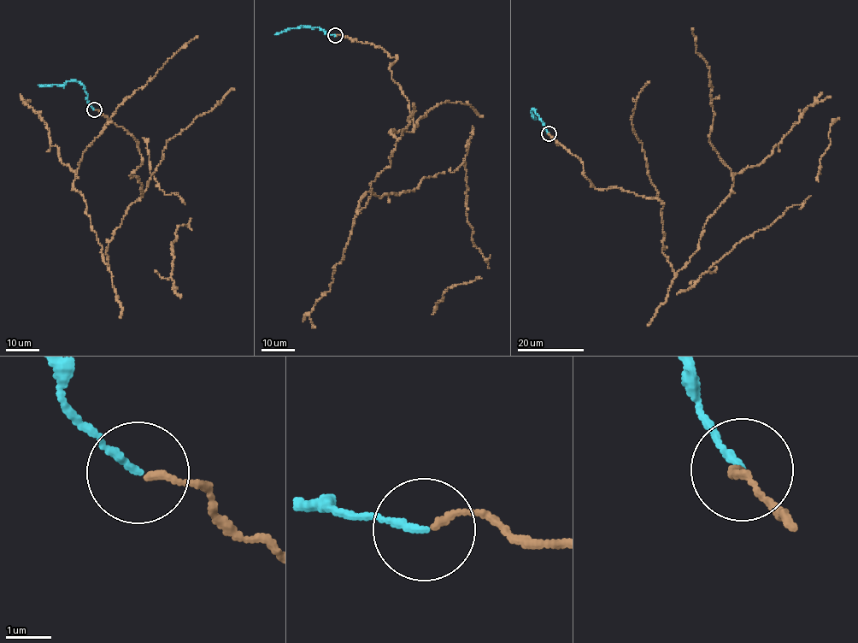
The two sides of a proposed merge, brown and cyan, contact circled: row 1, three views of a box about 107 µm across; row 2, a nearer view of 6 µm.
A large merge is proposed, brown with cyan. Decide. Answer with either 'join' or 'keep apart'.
join

